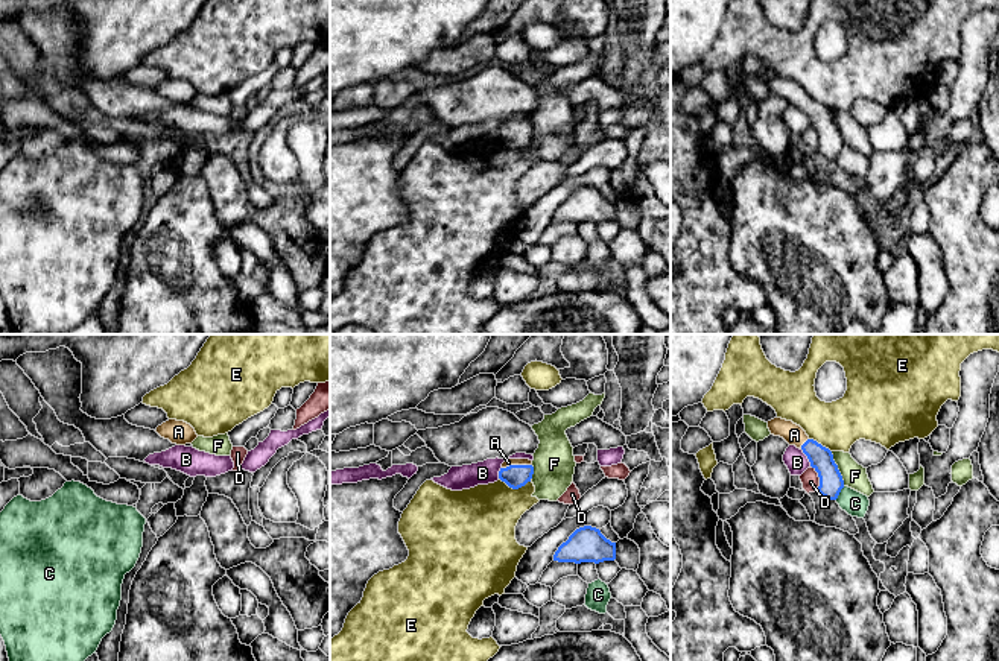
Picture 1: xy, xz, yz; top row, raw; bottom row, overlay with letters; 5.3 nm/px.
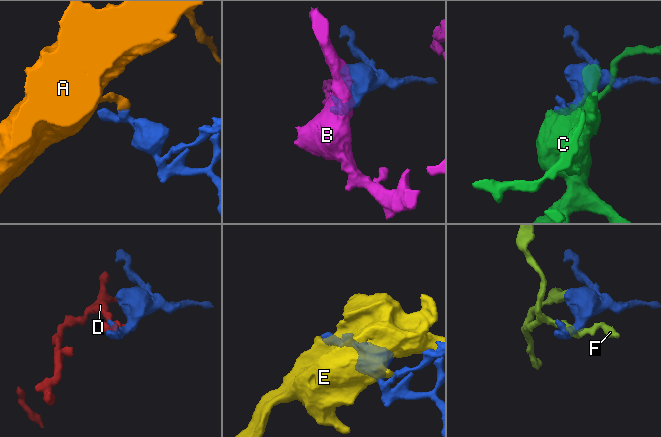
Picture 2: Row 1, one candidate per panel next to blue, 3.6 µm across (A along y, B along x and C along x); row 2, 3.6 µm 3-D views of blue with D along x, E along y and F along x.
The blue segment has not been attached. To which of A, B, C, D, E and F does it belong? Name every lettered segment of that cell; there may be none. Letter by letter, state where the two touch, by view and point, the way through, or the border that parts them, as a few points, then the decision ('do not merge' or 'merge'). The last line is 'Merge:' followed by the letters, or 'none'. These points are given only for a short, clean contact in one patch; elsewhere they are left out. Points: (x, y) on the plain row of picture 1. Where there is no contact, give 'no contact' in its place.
A: contact xz (516, 125); way xz (516, 135), (516, 125), (508, 122); merge
B: contact yz (808, 117); do not merge
C: contact yz (840, 151); do not merge
D: contact yz (818, 135); do not merge
E: contact xz (516, 148); do not merge
F: contact yz (837, 128); border yz (830, 111), (844, 145); do not merge
Merge: A

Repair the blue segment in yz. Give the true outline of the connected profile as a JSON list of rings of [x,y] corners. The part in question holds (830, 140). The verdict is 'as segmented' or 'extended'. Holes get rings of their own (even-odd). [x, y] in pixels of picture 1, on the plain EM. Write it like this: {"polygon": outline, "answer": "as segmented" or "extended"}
{"polygon": [[[774,77],[768,81],[768,88],[771,94],[783,97],[789,105],[795,105],[807,115],[810,126],[820,137],[818,152],[827,160],[836,160],[844,147],[844,140],[832,111],[810,99],[806,91],[792,81]]], "answer": "extended"}

